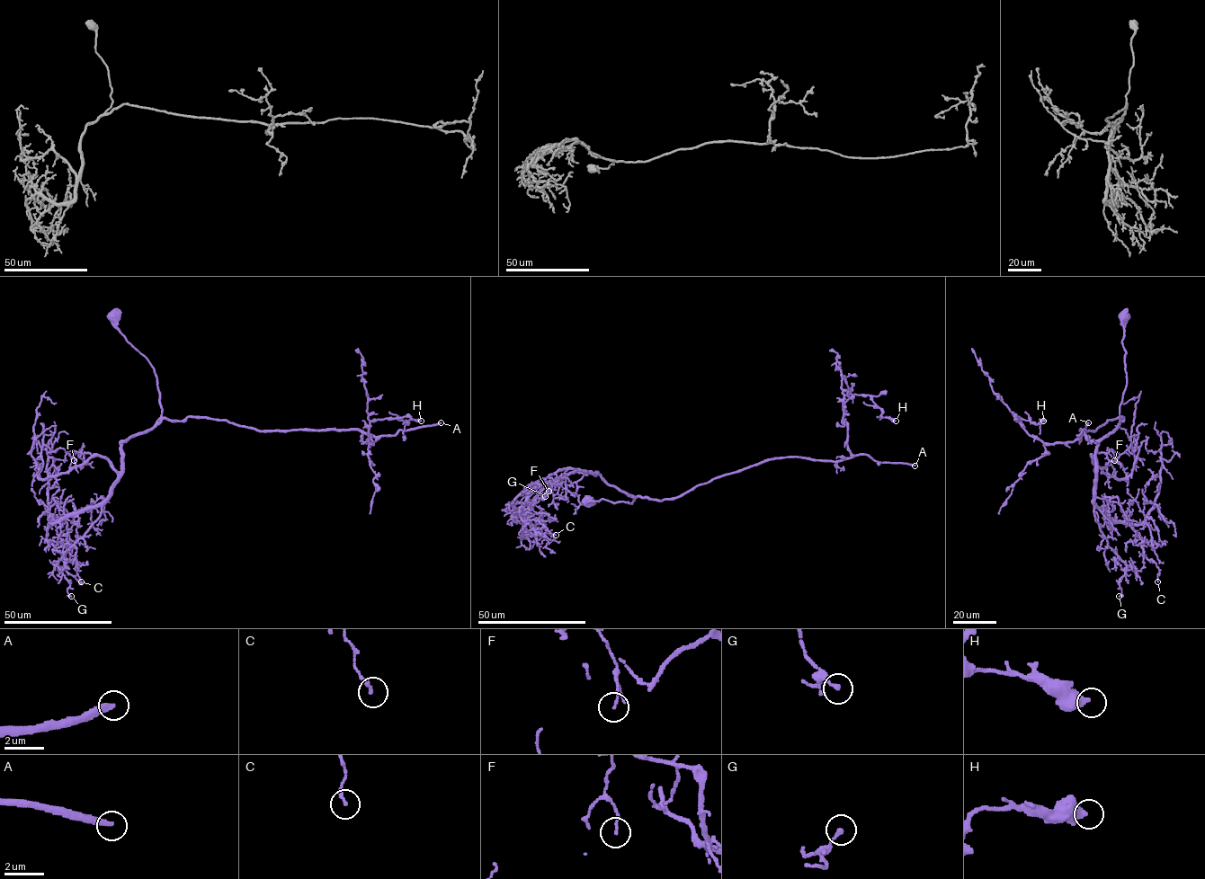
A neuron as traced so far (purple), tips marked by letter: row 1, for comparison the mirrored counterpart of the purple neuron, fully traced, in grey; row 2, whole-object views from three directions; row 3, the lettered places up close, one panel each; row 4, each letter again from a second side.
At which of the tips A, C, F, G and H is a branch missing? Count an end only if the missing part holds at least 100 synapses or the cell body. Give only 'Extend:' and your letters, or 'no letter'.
Extend: A

